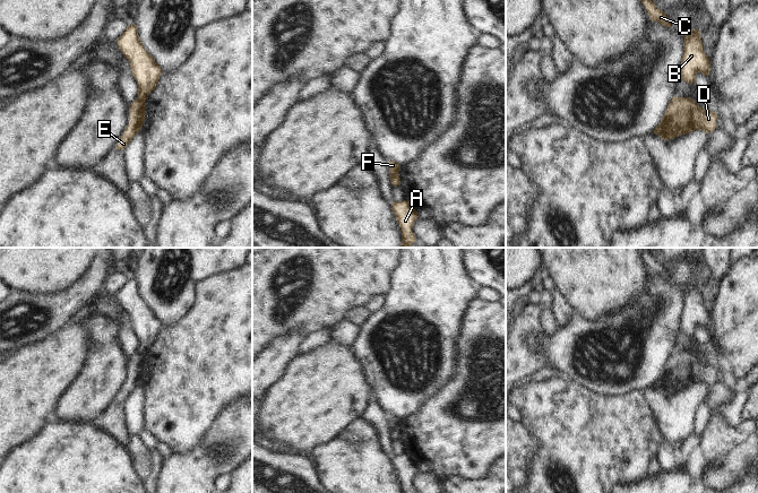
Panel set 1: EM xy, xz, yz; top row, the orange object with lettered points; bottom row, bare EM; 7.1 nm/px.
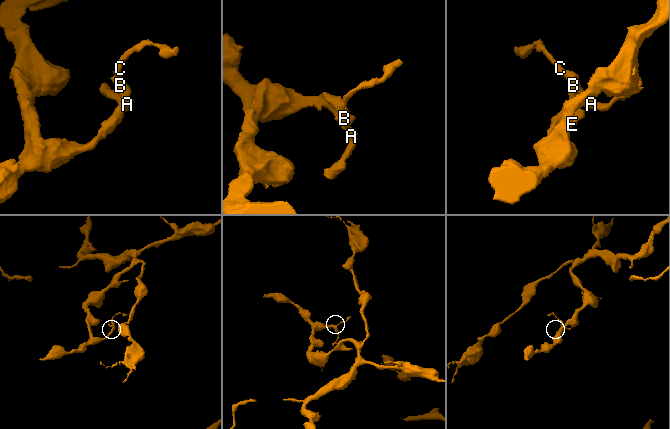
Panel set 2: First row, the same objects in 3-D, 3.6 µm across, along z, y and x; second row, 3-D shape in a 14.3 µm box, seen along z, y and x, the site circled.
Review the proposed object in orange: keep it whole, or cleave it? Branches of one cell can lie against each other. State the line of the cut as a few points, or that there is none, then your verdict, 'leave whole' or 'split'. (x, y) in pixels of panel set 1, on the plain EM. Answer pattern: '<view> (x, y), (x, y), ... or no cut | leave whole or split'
xy (137, 351), (144, 354) | split

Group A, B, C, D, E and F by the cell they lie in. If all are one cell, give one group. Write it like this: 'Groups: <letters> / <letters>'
Groups: A B C / D E F.

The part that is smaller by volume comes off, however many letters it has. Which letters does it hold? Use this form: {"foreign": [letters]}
{"foreign": ["A", "B", "C"]}

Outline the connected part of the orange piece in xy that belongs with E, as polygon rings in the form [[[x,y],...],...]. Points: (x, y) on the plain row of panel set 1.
[[[137,352],[135,355],[129,357],[129,378],[124,382],[124,387],[118,395],[115,403],[124,403],[131,392],[139,386],[143,381],[145,374],[145,354]]]

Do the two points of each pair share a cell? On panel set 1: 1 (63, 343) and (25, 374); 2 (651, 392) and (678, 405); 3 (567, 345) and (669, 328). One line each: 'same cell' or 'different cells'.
1: same cell
2: same cell
3: same cell

